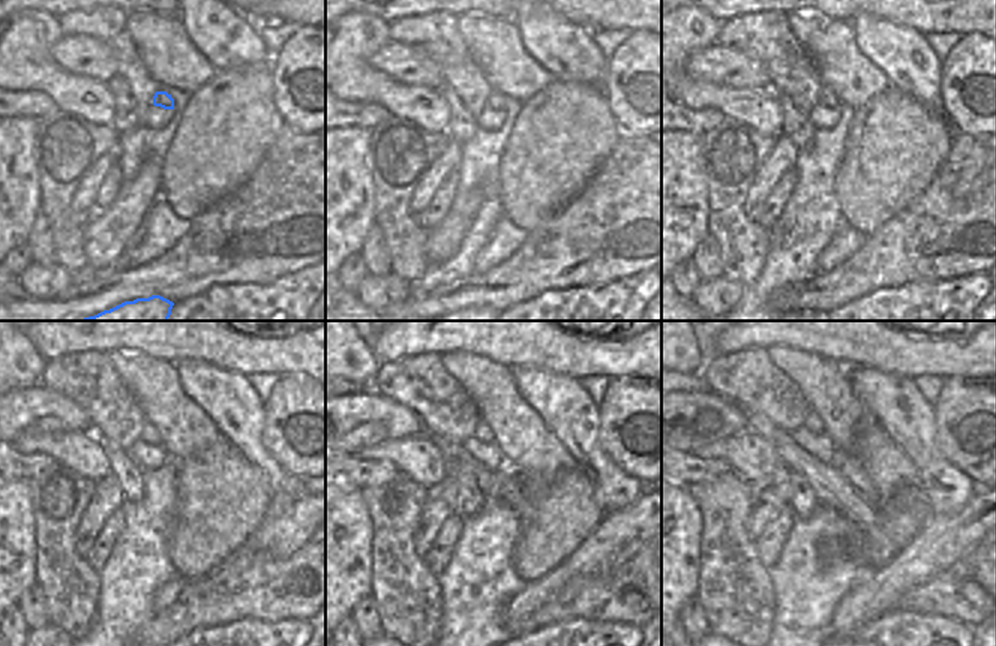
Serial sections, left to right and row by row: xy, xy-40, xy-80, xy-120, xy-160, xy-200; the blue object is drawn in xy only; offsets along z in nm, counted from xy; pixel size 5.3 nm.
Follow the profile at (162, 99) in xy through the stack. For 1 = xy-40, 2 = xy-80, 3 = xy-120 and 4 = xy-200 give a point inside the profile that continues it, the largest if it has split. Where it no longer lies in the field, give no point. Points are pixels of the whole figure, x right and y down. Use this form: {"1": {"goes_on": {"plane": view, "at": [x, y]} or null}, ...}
{"1": {"goes_on": {"plane": "xy-40", "at": [497, 101]}}, "2": {"goes_on": {"plane": "xy-80", "at": [827, 98]}}, "3": {"goes_on": {"plane": "xy-120", "at": [149, 433]}}, "4": {"goes_on": {"plane": "xy-200", "at": [813, 423]}}}

